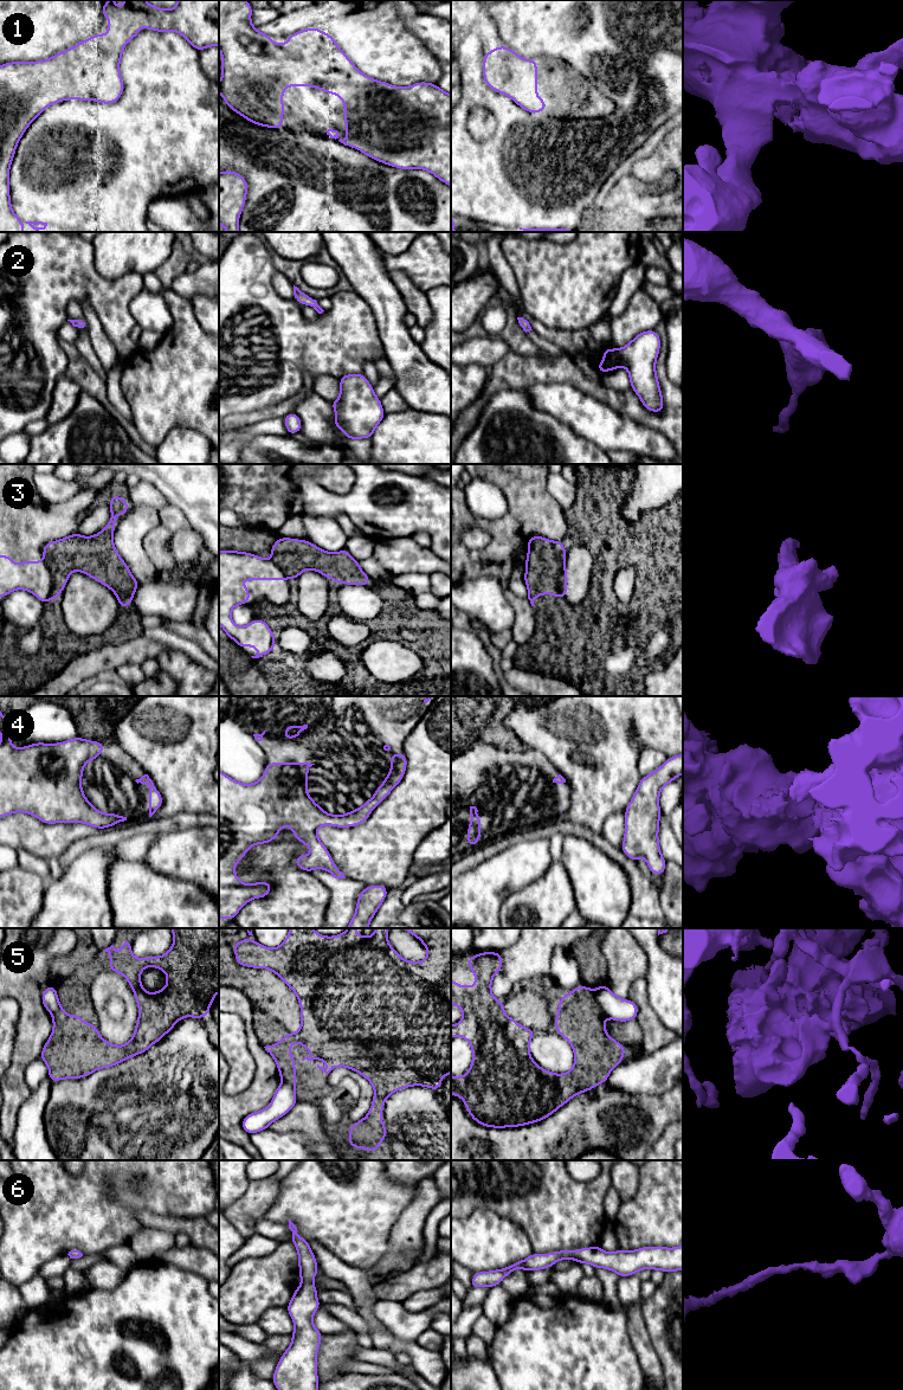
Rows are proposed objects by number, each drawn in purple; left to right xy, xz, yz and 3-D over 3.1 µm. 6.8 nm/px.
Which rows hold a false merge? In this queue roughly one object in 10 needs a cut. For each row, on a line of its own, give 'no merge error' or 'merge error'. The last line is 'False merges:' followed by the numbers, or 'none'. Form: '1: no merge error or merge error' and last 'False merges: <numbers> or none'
1: no merge error
2: no merge error
3: merge error
4: no merge error
5: merge error
6: no merge error
False merges: 3, 5

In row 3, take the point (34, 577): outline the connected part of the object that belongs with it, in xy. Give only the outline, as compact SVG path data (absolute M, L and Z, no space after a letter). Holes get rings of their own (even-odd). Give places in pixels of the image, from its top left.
M0 555L0 597L26 590L41 603L52 597L52 575L45 561L19 561L13 566L11 555Z

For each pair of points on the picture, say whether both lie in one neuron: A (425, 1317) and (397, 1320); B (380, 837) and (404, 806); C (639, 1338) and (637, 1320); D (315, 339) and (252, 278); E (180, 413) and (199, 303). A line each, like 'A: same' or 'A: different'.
A: same
B: same
C: same
D: same
E: different

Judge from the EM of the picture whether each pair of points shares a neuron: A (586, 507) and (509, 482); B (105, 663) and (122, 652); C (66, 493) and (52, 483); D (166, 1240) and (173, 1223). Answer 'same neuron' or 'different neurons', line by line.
A: different neurons
B: same neuron
C: same neuron
D: different neurons

